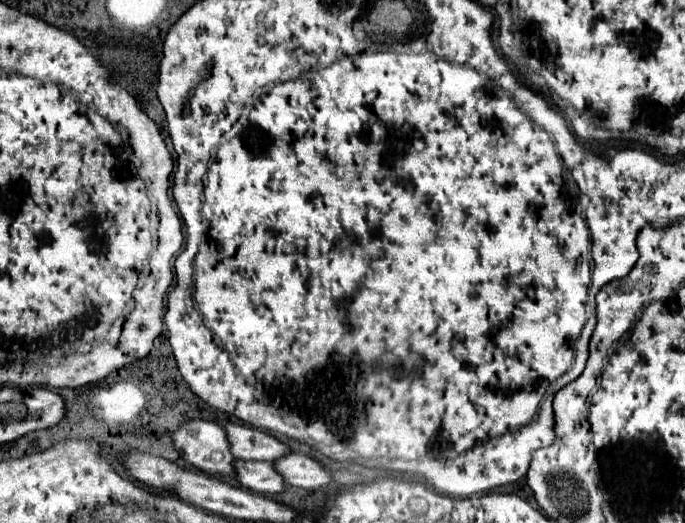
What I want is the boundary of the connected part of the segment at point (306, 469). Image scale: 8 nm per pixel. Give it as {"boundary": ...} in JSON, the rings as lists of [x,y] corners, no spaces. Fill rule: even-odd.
{"boundary":[[[291,454],[283,460],[277,460],[275,468],[283,474],[289,486],[297,486],[305,490],[323,488],[333,480],[331,472],[323,464],[319,464],[315,458],[305,454]]]}

